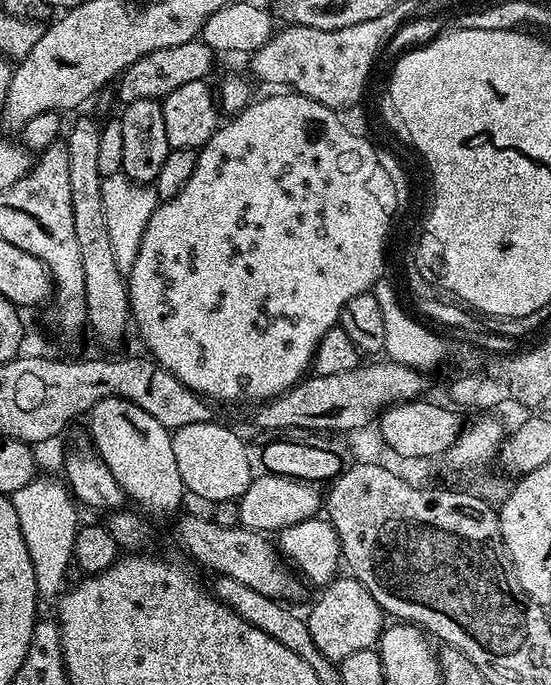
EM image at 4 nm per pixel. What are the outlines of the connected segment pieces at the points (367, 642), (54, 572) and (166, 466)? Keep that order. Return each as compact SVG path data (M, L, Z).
M351 574L337 575L335 580L319 589L320 597L312 604L312 609L306 612L310 638L314 638L314 646L326 654L326 658L339 661L355 654L357 650L376 648L380 633L386 627L386 614L374 602L374 594L362 586Z
M31 480L26 486L22 486L22 490L13 492L10 496L12 510L18 514L18 526L22 526L20 537L26 538L26 550L30 550L28 561L34 562L34 582L37 597L40 598L56 598L61 595L68 567L71 569L74 564L72 551L76 532L82 527L80 516L76 513L77 501L67 487L57 480Z
M106 398L98 402L90 413L91 420L91 443L106 466L110 466L110 474L118 478L118 486L122 486L131 503L133 500L141 504L136 506L145 513L172 512L183 505L186 489L174 458L172 432L164 428L162 422L150 418L150 414L134 406L134 402L122 398Z

